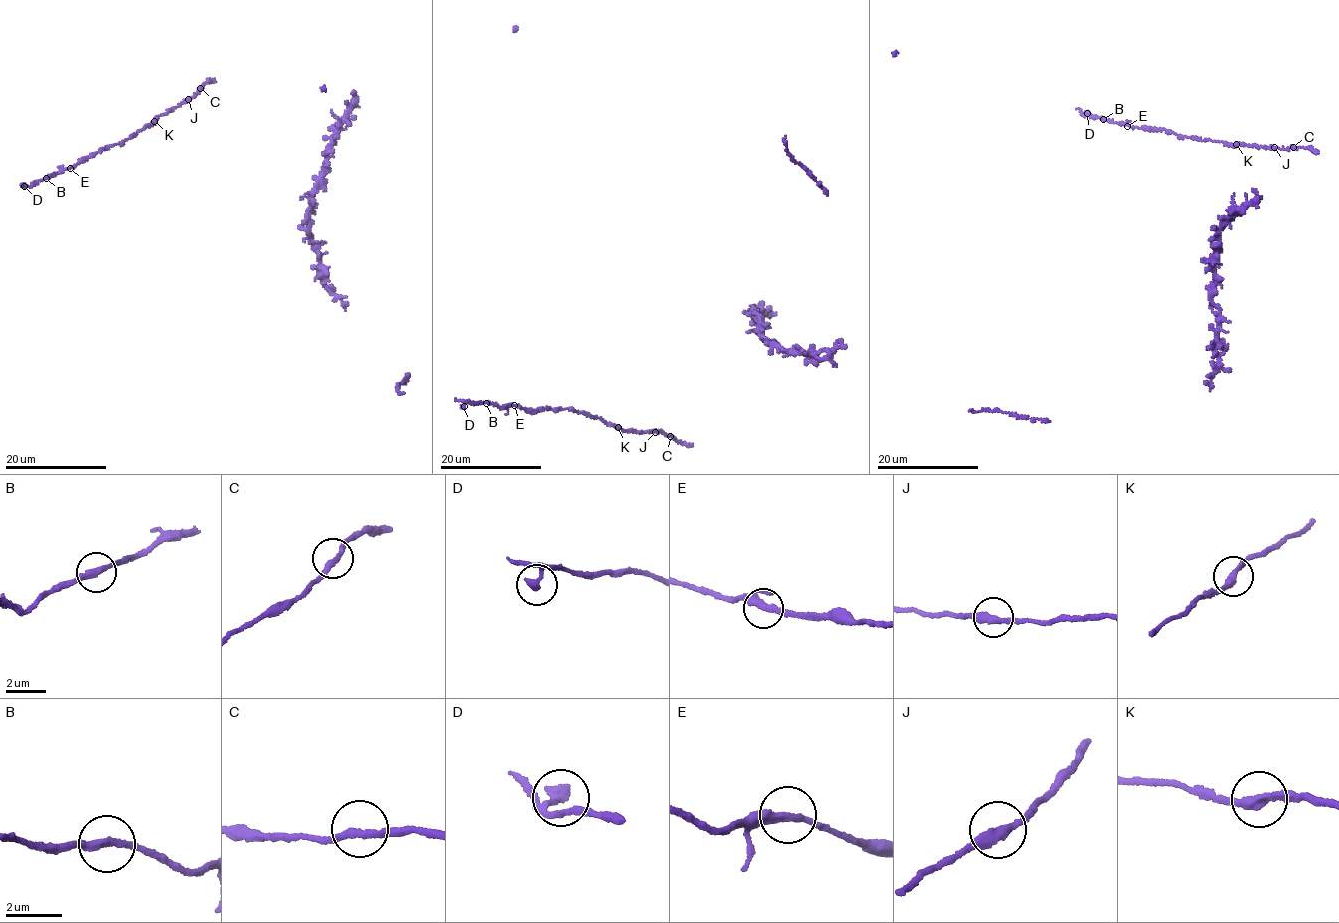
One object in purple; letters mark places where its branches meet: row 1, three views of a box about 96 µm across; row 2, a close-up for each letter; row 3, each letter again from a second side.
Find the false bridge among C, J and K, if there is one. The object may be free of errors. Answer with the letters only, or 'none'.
none

